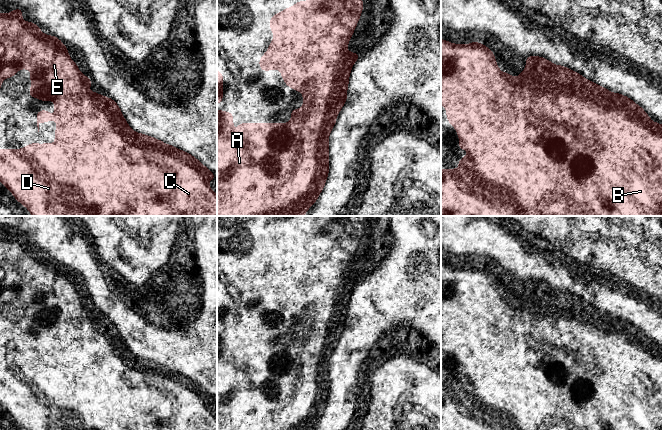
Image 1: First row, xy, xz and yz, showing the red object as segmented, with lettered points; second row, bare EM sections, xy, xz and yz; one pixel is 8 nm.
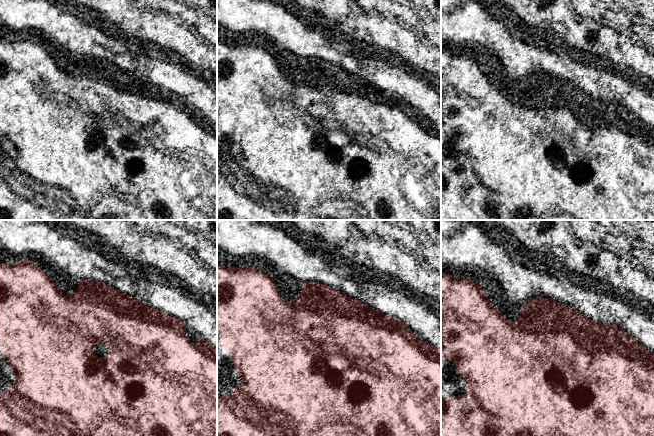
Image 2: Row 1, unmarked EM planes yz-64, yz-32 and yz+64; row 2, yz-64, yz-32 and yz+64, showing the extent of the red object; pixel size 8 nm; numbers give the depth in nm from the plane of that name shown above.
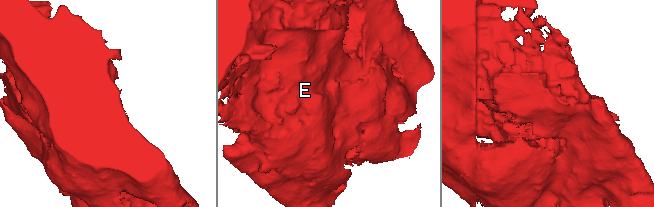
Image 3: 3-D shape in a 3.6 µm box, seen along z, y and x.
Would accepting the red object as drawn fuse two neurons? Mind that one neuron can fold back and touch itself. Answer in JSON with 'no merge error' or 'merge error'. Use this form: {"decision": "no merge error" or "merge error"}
{"decision": "no merge error"}

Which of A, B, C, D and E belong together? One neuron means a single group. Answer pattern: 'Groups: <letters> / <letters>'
Groups: A B C D E

